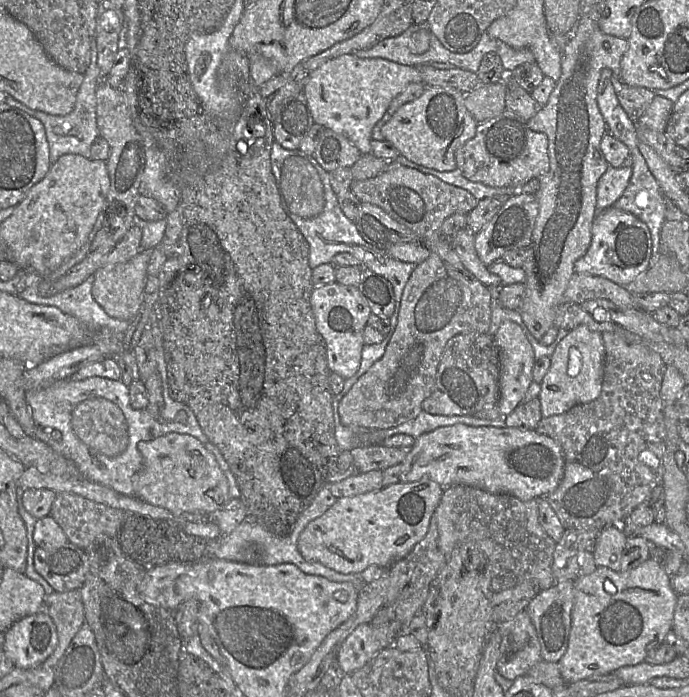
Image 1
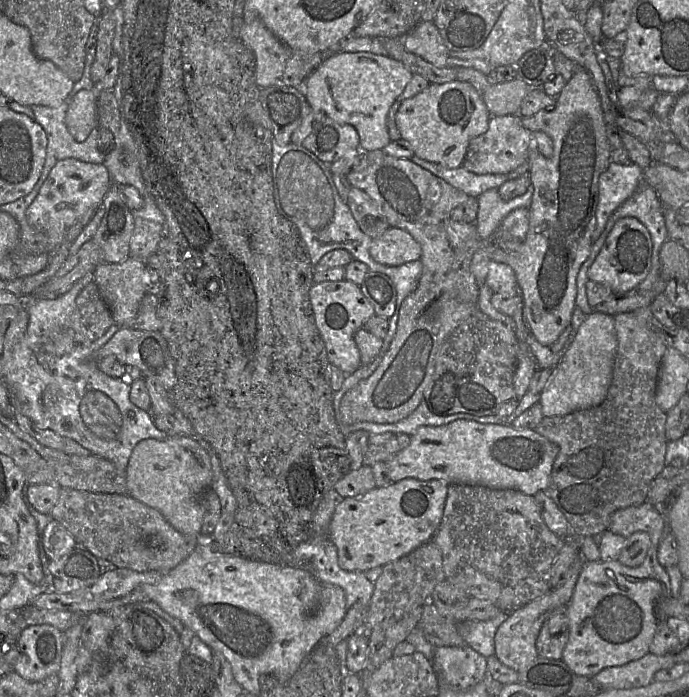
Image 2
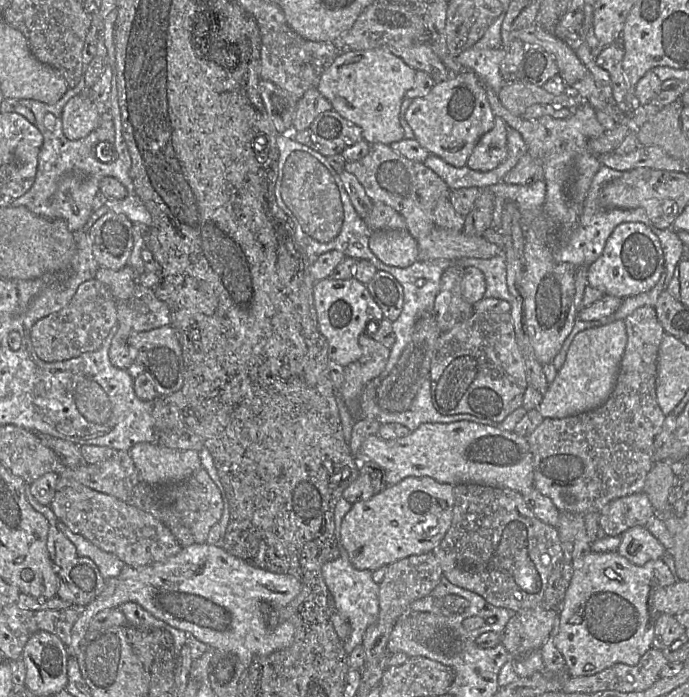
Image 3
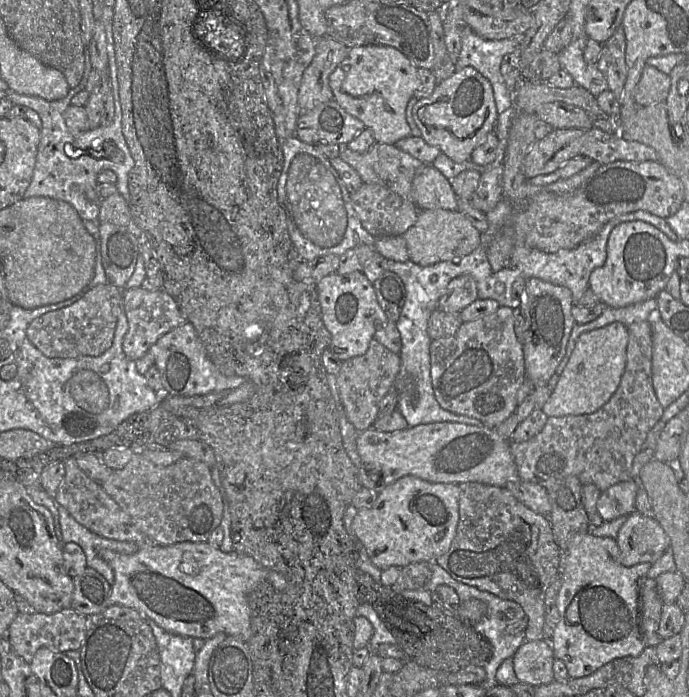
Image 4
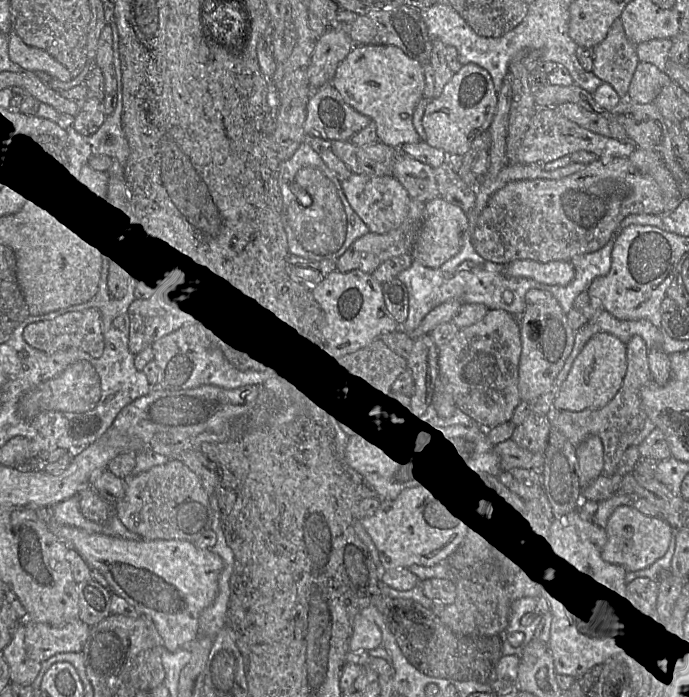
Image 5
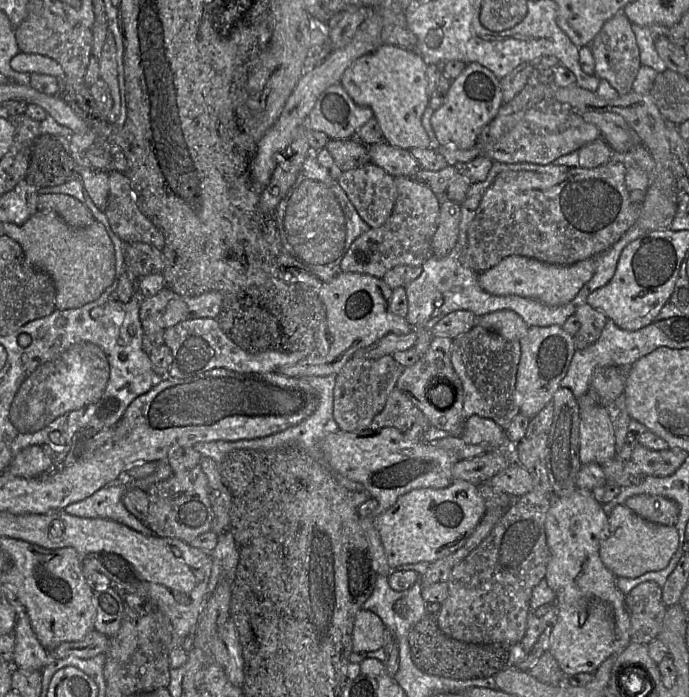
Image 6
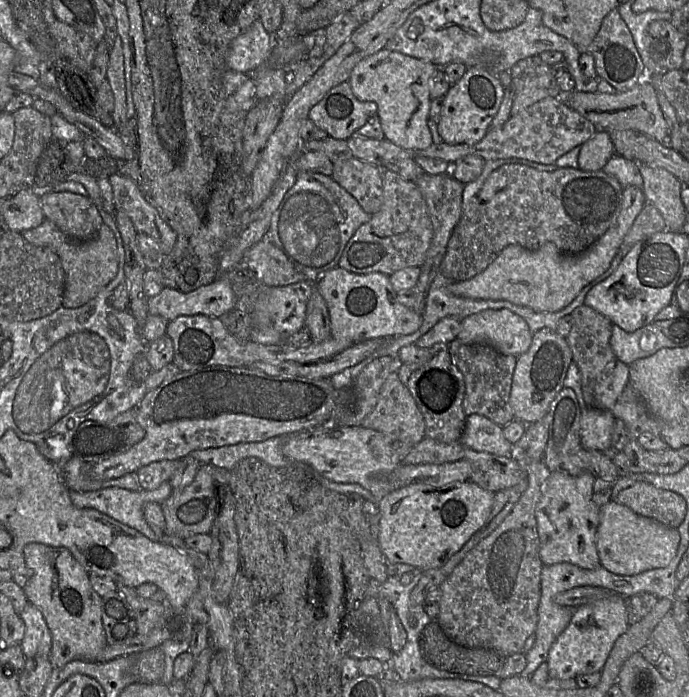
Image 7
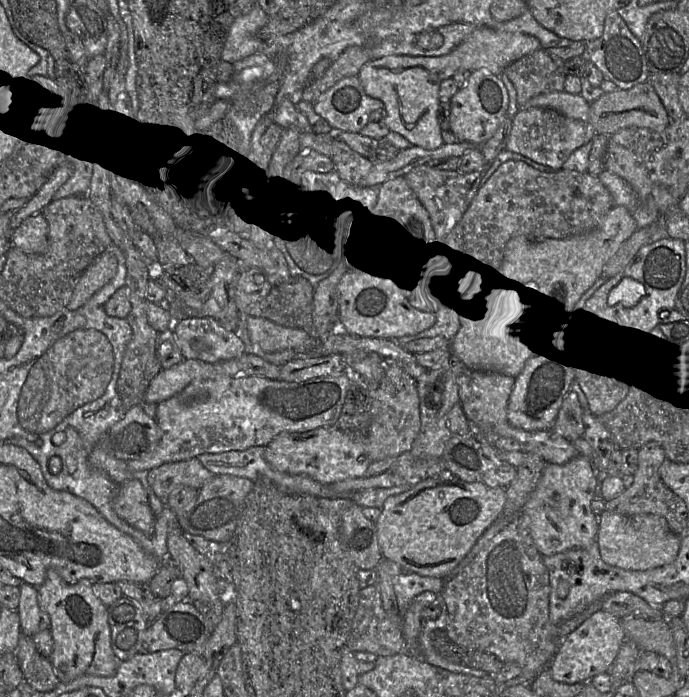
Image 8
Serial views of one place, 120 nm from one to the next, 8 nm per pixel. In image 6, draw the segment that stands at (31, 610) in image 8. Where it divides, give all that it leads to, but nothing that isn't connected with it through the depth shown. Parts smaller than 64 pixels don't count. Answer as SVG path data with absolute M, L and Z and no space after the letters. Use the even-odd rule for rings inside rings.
M27 613L19 614L14 629L12 663L15 669L42 670L52 660L34 633Z

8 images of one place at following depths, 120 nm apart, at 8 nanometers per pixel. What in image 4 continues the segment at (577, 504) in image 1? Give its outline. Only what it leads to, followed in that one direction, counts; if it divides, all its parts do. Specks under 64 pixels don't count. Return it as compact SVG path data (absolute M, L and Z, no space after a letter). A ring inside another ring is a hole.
M634 322L628 328L625 370L616 392L599 410L591 414L548 417L542 431L526 442L510 441L510 450L521 480L538 484L545 489L567 476L577 477L582 485L594 484L601 492L612 485L631 480L633 460L648 433L661 419L664 408L659 403L652 382L652 324Z

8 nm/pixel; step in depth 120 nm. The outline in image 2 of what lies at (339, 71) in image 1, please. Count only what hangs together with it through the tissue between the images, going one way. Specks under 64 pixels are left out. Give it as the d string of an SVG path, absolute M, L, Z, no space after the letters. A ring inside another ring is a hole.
M332 53L314 70L304 82L304 95L312 110L321 111L334 121L352 125L359 135L358 154L383 149L392 140L387 128L390 107L402 94L413 74L401 63L388 56L373 53Z

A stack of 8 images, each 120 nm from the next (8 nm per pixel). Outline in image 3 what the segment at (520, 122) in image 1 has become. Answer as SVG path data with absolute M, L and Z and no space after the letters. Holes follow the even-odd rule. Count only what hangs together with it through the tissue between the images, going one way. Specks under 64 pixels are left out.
M495 116L494 126L479 139L467 160L467 166L486 172L496 168L506 157L507 124L501 117Z

